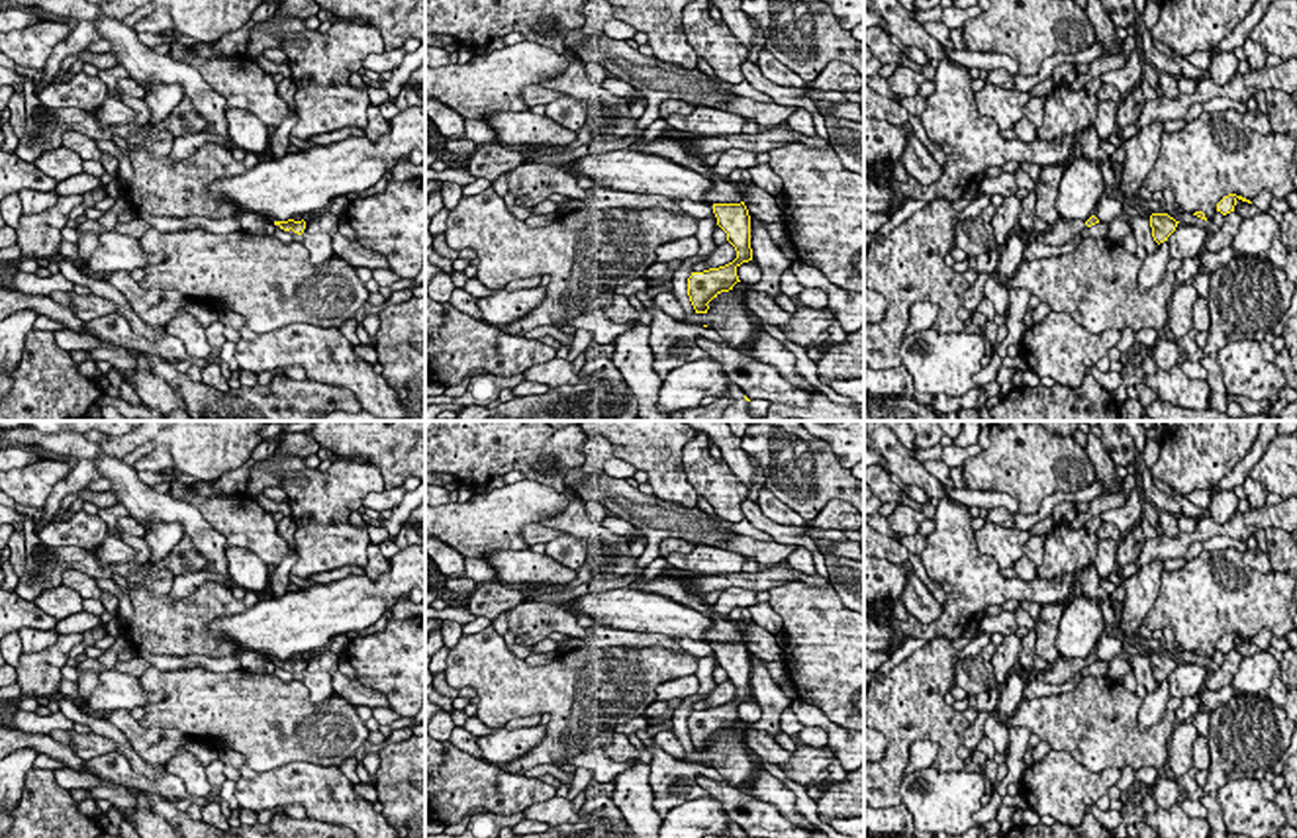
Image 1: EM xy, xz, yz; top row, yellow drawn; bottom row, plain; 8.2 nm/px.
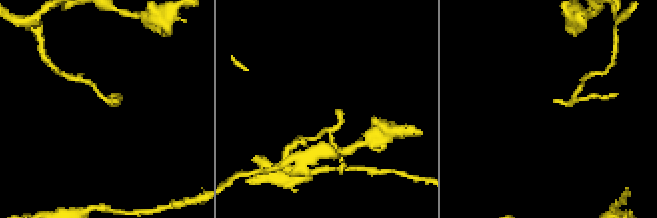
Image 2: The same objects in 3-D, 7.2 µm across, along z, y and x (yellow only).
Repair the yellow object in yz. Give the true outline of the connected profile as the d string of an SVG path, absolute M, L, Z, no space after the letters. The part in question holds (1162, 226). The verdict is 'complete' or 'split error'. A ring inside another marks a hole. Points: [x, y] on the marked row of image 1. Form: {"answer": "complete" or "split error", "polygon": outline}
{"answer": "complete", "polygon": "M1152 213L1150 215L1150 227L1152 227L1152 237L1160 245L1168 241L1168 237L1176 231L1179 221L1170 217L1168 213Z"}

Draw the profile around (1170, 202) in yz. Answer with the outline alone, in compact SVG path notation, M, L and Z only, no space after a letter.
M1166 188L1162 194L1164 194L1164 200L1166 200L1166 210L1168 210L1170 217L1174 217L1179 223L1187 223L1187 225L1199 225L1199 227L1205 225L1205 219L1177 210L1172 188Z

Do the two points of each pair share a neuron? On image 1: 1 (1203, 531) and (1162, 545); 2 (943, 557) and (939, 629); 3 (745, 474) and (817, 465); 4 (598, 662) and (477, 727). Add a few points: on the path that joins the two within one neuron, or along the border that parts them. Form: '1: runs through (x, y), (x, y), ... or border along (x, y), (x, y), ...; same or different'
1: runs through (1194, 537), (1172, 545); same
2: runs through (955, 574), (955, 611); same
3: border along (741, 441), (747, 455); different
4: border along (477, 715), (492, 729); different

